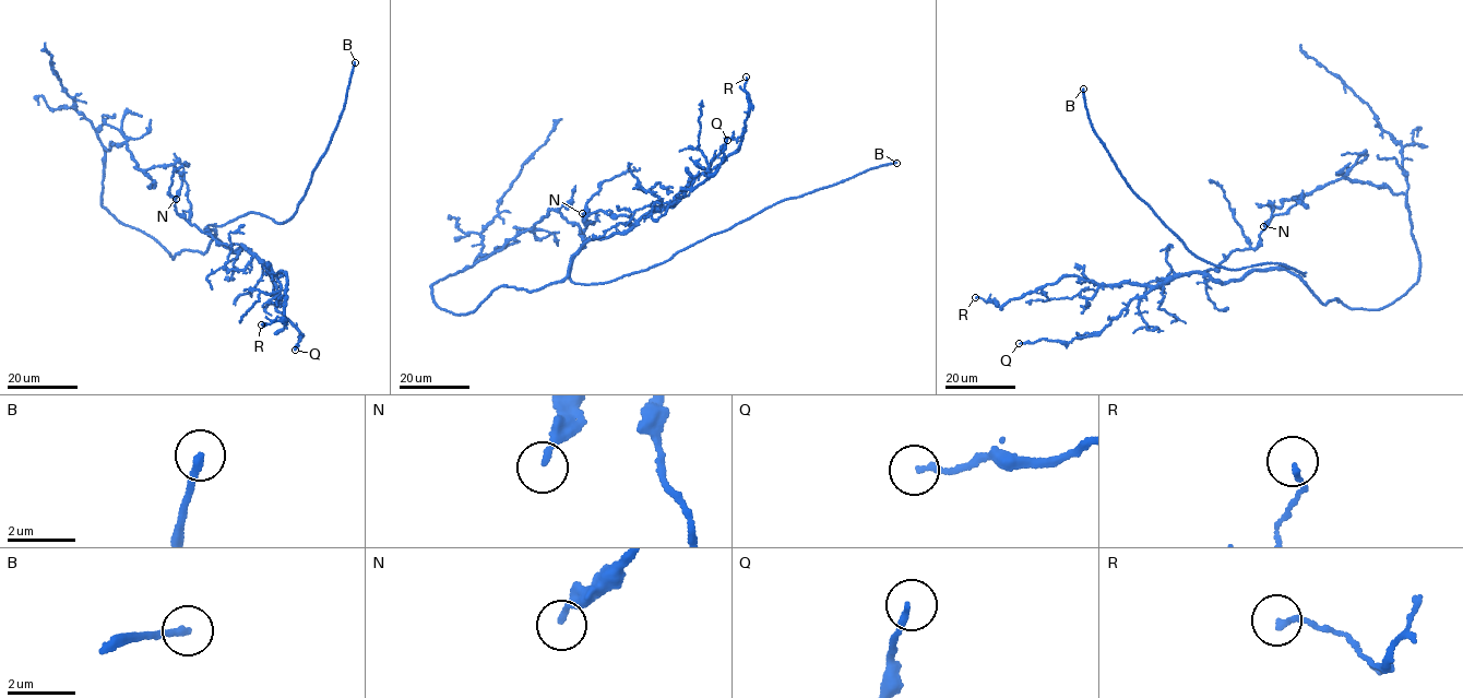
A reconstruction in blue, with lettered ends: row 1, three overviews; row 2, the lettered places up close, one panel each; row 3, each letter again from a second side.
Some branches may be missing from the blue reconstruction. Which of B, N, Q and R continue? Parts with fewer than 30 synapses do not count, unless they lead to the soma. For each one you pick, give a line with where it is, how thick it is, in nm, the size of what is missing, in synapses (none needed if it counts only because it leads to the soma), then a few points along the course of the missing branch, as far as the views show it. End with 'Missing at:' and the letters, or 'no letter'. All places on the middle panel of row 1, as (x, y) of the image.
B: at (896, 163); 220 nm thick; missing branch runs (896, 163), (906, 158), (915, 142)
Missing at: B

